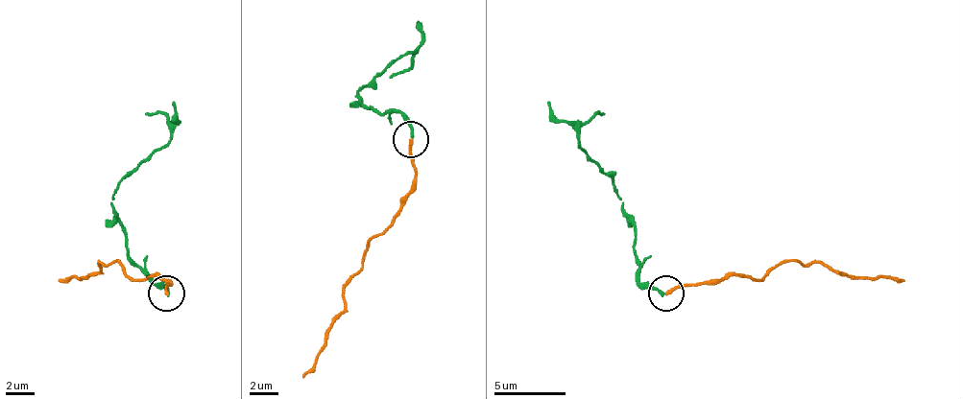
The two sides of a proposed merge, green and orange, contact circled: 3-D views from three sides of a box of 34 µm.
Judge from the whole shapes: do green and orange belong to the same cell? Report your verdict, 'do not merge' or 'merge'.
do not merge

